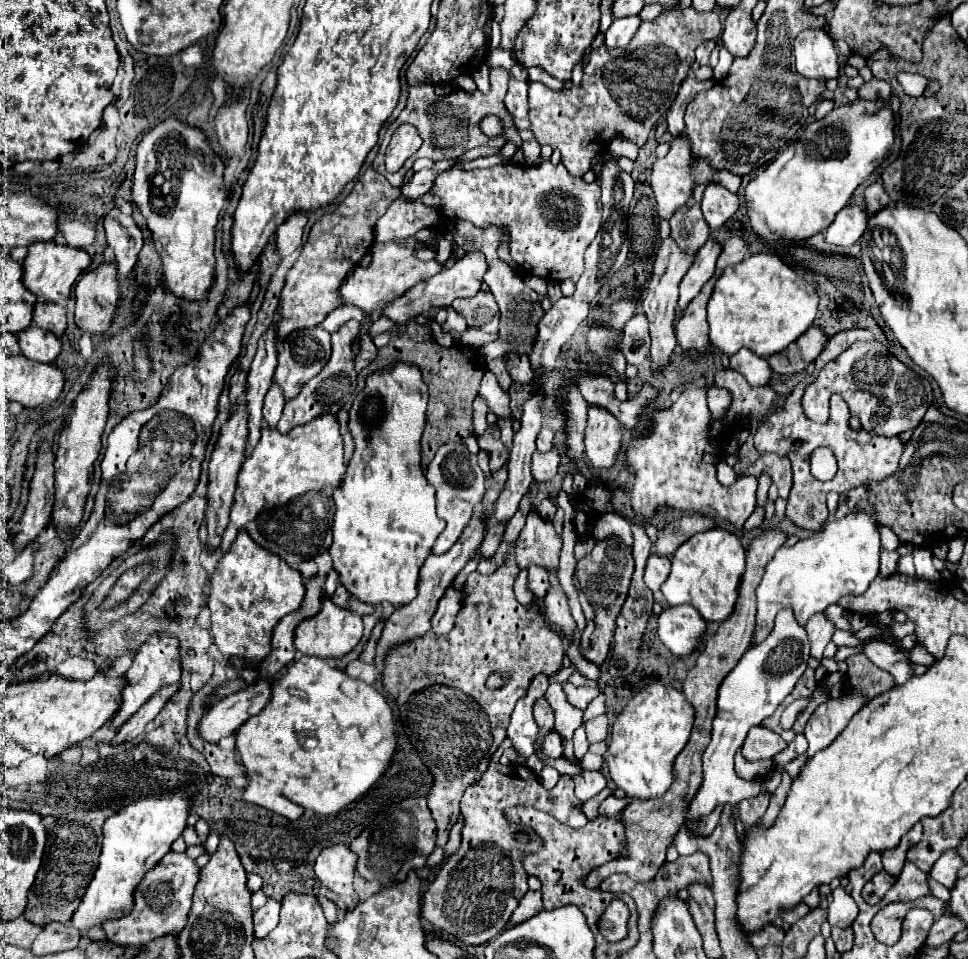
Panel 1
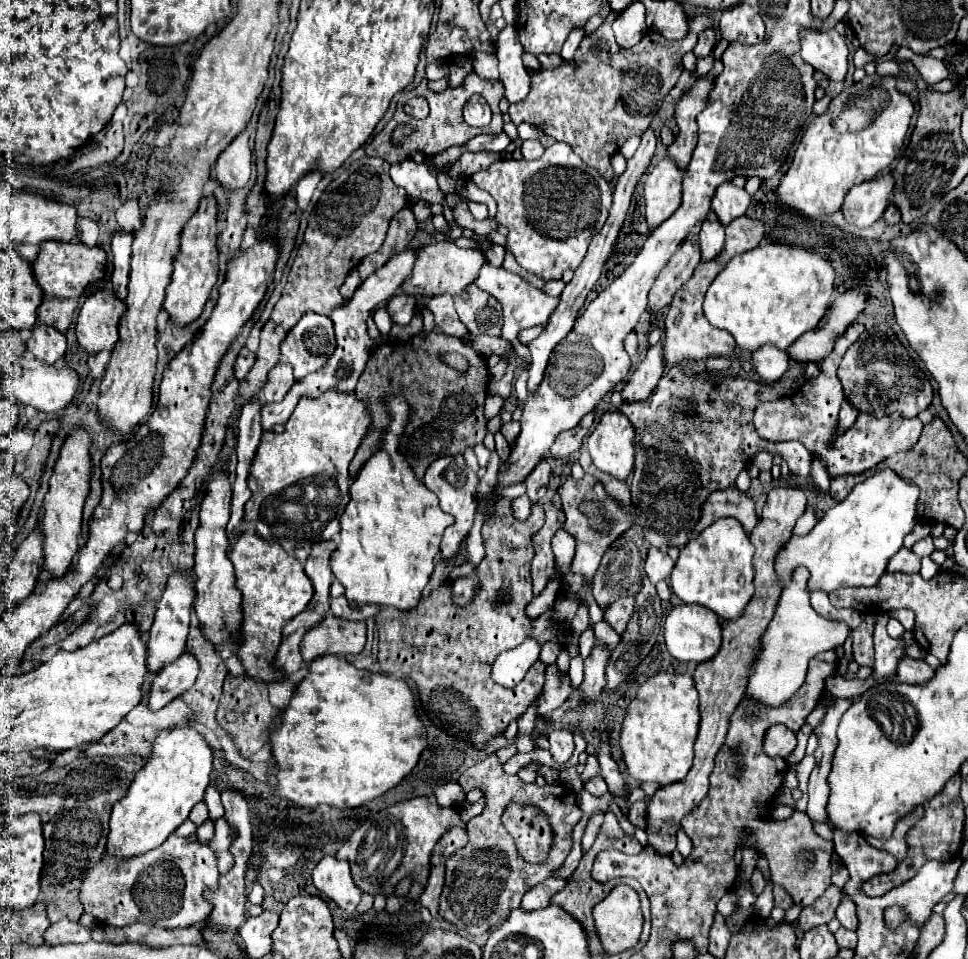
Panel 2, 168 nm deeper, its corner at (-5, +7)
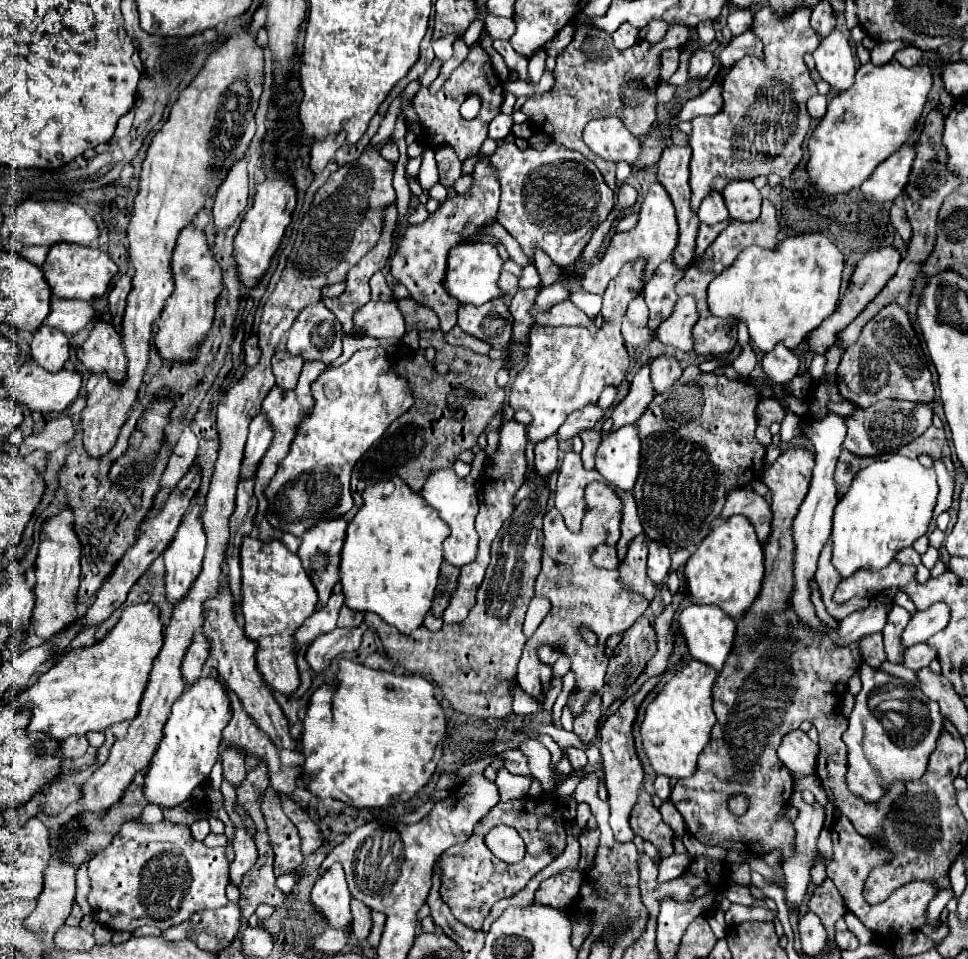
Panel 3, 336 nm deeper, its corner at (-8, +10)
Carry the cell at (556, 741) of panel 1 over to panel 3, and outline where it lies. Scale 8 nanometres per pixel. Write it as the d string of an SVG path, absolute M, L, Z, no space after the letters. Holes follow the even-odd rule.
M574 747L568 749L568 759L570 759L570 763L572 763L574 769L584 769L586 763L588 763L584 751L582 749L574 749Z

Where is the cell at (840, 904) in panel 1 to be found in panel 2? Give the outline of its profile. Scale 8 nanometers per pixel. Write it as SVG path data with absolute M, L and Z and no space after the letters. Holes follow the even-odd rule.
M843 896L843 900L839 902L839 906L837 906L837 920L847 930L855 930L857 928L857 908L855 908L855 902L849 896Z

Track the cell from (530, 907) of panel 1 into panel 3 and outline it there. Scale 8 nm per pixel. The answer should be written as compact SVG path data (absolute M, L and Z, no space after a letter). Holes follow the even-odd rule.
M564 869L560 871L560 875L554 875L540 883L534 901L542 905L550 905L554 909L564 909L564 905L574 901L582 881L584 881L584 875L580 871Z

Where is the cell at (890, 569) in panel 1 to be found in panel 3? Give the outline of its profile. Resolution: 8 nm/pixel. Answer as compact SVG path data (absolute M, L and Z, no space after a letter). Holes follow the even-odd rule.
M908 547L908 549L902 549L900 553L896 553L896 561L918 567L920 565L920 555L914 551L914 547Z

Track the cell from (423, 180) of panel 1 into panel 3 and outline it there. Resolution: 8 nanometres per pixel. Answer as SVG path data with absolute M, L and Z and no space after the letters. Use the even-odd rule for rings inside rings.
M498 113L494 117L494 121L490 123L488 127L488 137L498 141L498 139L506 139L506 135L510 133L510 127L512 127L512 115L506 115L506 113Z

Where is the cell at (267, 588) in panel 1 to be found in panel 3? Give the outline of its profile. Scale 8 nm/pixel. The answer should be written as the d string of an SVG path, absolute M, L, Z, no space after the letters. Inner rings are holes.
M244 537L242 551L242 601L240 609L244 615L244 633L258 645L256 663L264 681L284 695L298 689L300 677L296 667L294 633L302 621L314 613L318 593L304 571L296 553L290 553L284 543L270 541L262 543L252 537Z

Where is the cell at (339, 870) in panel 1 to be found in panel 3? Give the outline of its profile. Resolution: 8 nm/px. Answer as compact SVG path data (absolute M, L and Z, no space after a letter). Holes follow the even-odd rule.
M332 865L322 879L316 881L310 903L316 913L324 917L330 929L344 929L350 925L350 893L342 865Z

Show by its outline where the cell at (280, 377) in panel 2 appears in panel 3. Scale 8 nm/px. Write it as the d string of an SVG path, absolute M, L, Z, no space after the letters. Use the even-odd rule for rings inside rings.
M276 351L272 357L272 373L276 377L276 385L282 389L294 389L298 375L302 369L302 359L290 355L288 351Z

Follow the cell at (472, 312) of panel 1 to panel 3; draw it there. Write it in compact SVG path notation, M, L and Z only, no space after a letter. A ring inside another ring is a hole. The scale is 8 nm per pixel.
M488 301L480 307L460 305L458 309L460 329L498 349L506 349L506 345L510 343L512 323L514 317L510 315L504 301Z

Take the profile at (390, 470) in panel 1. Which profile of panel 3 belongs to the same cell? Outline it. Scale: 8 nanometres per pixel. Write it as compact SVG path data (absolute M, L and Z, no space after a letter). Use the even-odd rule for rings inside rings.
M394 477L392 481L384 481L364 491L364 505L350 521L346 531L346 541L342 549L340 561L340 583L346 595L346 607L352 611L372 611L380 615L388 625L394 625L400 633L410 635L418 629L432 607L434 589L440 575L442 543L450 535L448 525L436 517L436 511L420 497L420 493L412 493L404 481Z

